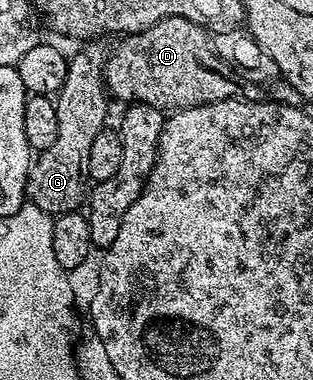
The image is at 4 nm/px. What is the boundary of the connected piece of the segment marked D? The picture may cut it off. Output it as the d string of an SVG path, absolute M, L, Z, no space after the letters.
M163 18L159 22L155 22L147 30L142 32L130 32L128 34L122 35L121 40L117 44L117 49L114 52L110 51L105 58L105 90L106 93L114 101L125 100L124 102L133 102L139 104L146 104L147 106L155 106L160 112L166 114L172 114L180 110L180 108L190 108L191 106L203 106L204 104L210 104L211 102L219 102L220 100L231 100L238 95L237 92L237 76L233 73L234 65L228 60L222 60L220 56L217 55L217 51L213 49L213 41L211 39L210 33L206 31L202 25L191 22L187 18Z

